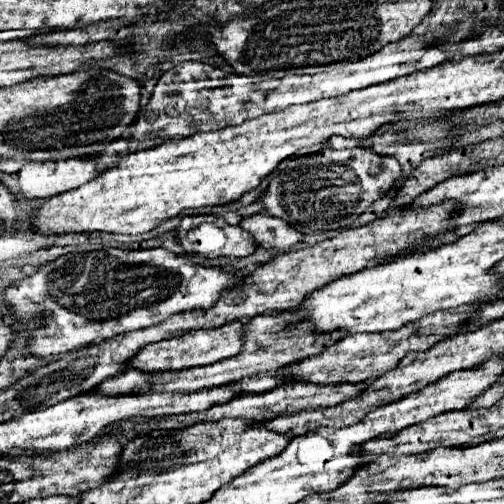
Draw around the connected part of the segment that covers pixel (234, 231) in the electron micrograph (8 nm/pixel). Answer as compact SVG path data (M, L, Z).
M222 222L218 226L222 228L224 236L226 236L226 244L220 250L216 250L212 254L212 258L216 258L216 256L238 256L240 258L240 256L248 256L256 250L254 238L240 226L230 226L226 222Z

